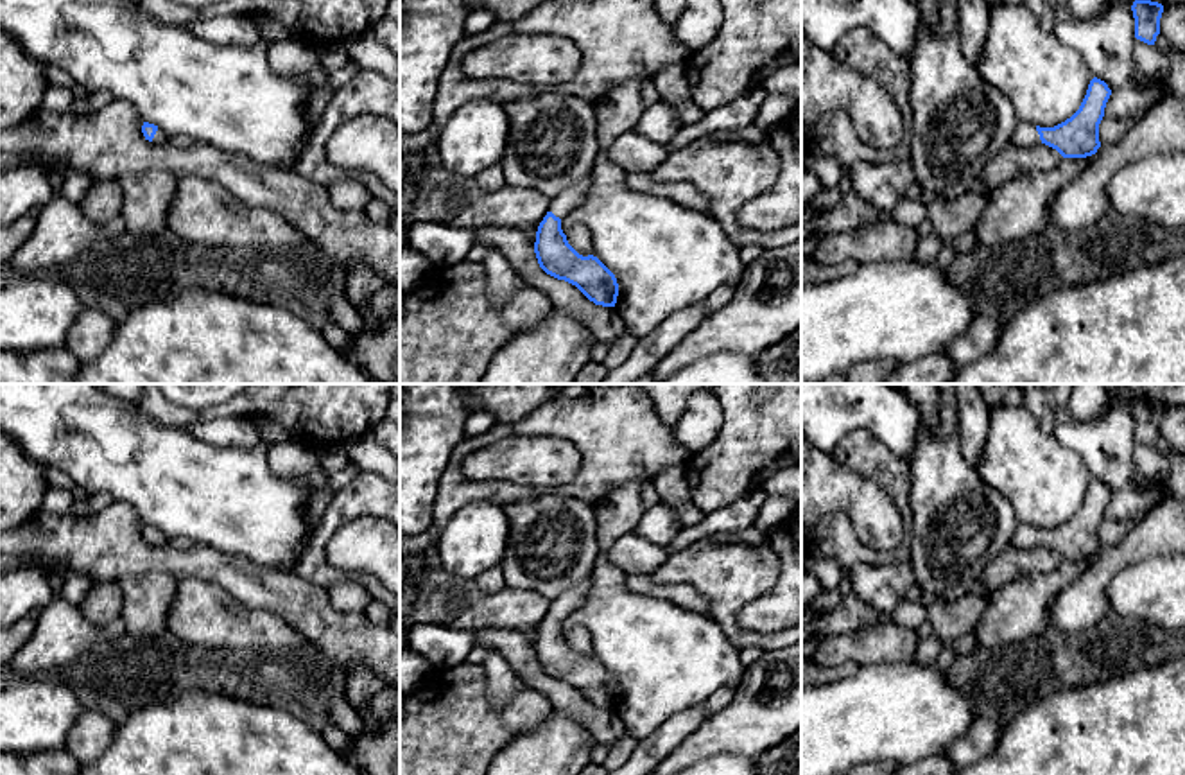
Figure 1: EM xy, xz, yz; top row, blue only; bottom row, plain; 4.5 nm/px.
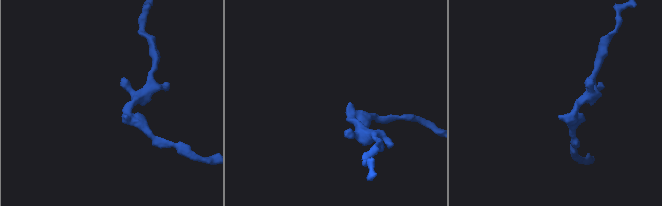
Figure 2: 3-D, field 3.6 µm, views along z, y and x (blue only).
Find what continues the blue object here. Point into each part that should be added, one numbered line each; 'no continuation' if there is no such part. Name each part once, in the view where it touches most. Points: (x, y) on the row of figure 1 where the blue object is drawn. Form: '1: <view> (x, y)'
1: yz (1024, 135)

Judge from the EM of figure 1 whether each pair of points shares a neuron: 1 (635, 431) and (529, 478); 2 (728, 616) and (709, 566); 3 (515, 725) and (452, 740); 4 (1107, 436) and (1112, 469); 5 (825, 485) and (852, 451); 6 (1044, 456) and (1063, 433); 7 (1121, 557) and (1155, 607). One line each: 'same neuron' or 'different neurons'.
1: same neuron
2: same neuron
3: same neuron
4: same neuron
5: same neuron
6: different neurons
7: different neurons

